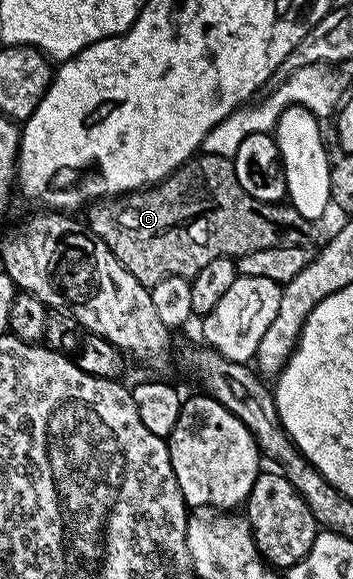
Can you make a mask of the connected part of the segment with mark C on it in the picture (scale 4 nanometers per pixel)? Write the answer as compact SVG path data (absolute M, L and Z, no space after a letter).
M202 153L197 156L196 161L182 164L167 179L162 179L158 183L144 187L141 191L131 191L124 195L106 197L101 201L95 202L89 208L90 219L88 218L88 226L92 233L96 233L96 237L100 237L100 241L104 241L104 245L108 245L108 249L112 249L112 253L116 253L116 257L122 262L124 269L128 269L128 273L132 273L132 277L136 277L136 281L140 281L145 287L151 288L155 287L160 281L164 281L164 277L172 277L173 275L193 277L196 273L200 273L200 269L204 269L204 265L208 265L208 261L216 261L216 257L220 257L221 255L237 257L244 253L252 253L256 249L285 247L287 244L305 244L307 242L306 238L310 235L310 227L312 227L311 220L302 219L296 214L288 213L288 211L286 215L285 210L287 211L287 208L282 203L256 201L248 193L244 193L244 189L240 189L240 181L236 181L234 164L230 159L225 159L219 155Z

